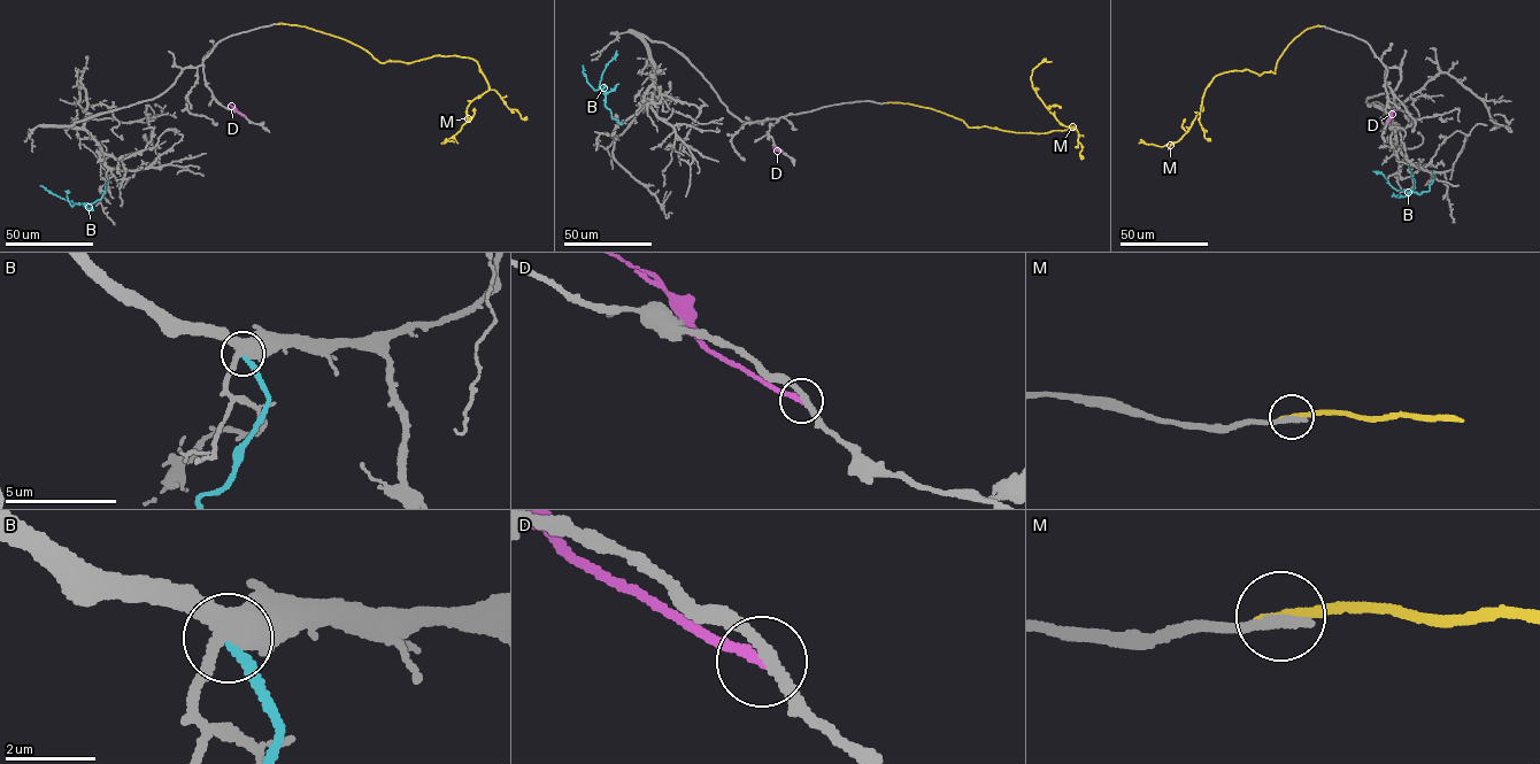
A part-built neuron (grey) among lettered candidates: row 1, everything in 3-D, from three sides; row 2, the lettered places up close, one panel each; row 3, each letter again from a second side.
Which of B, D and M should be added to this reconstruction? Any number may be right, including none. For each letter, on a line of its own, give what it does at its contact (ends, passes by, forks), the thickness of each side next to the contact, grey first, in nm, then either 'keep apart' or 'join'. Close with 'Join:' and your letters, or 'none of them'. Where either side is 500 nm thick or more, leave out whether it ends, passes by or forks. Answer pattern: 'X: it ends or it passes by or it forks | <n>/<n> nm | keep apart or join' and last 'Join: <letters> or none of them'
B: it ends | 440/240 nm | keep apart
D: it ends | 240/200 nm | keep apart
M: it ends | 280/280 nm | keep apart
Join: none of them

